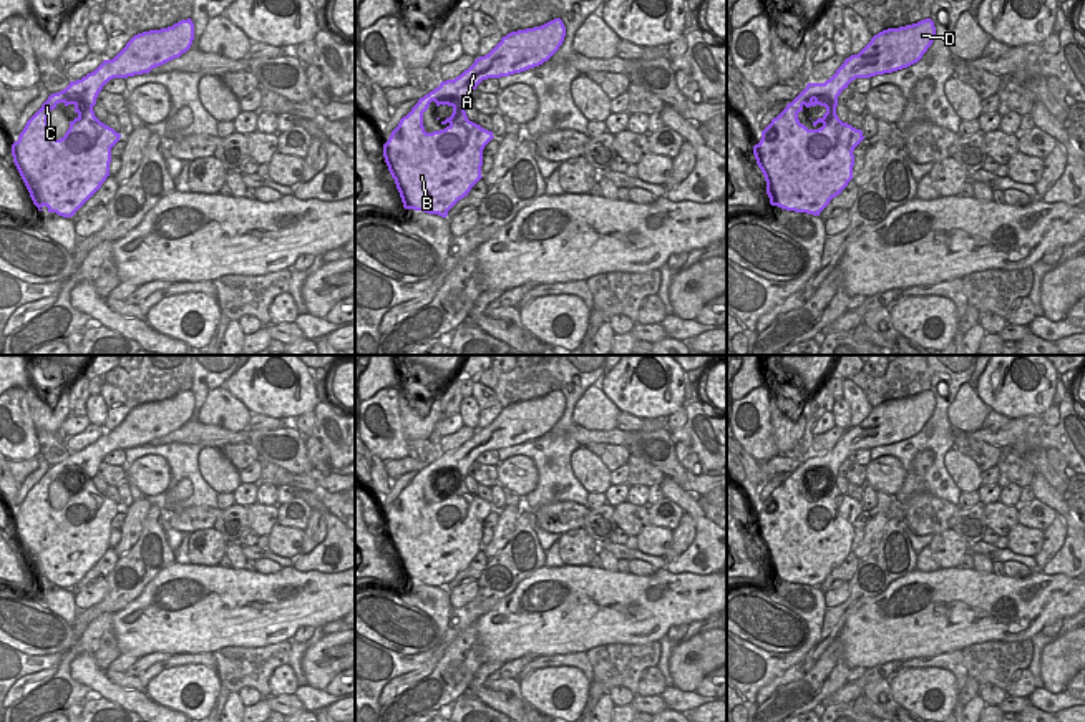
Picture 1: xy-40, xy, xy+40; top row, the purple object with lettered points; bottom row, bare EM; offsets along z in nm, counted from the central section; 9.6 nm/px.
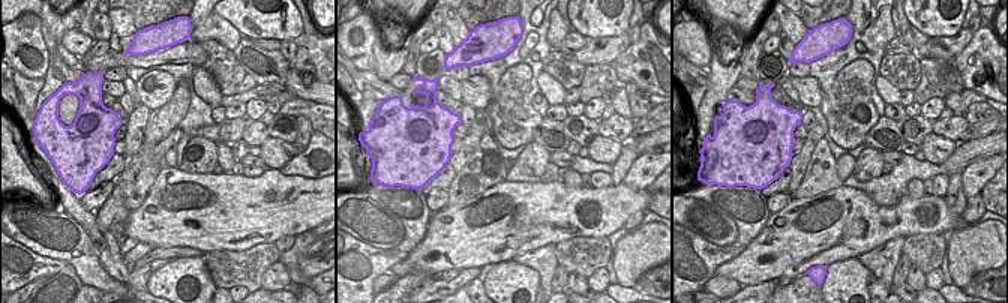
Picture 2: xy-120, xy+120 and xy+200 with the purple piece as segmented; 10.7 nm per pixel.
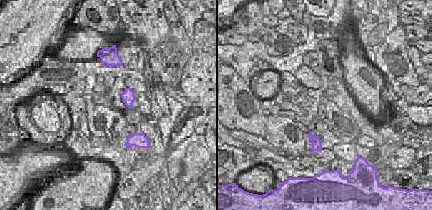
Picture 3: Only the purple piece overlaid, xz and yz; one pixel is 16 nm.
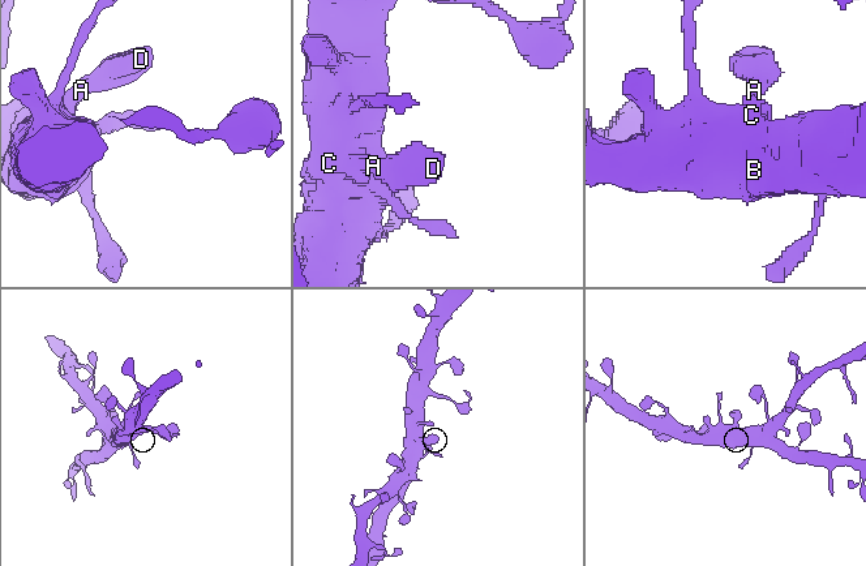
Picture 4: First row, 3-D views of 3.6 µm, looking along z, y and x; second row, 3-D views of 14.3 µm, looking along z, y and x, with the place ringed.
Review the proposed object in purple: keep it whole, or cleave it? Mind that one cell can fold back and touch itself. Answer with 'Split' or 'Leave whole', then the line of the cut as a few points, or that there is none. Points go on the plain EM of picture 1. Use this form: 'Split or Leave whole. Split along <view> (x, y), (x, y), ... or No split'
Leave whole. No split

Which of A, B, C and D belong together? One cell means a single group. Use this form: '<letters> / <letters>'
A B C D

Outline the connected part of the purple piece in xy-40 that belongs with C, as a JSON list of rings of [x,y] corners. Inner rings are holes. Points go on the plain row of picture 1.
[[[191,390],[168,400],[138,405],[113,432],[105,432],[95,443],[81,451],[70,453],[65,461],[48,468],[12,516],[13,534],[38,583],[46,578],[48,584],[71,589],[109,548],[111,520],[119,513],[121,506],[95,488],[93,478],[103,458],[113,450],[149,445],[153,440],[179,430],[191,420],[192,412],[194,395]],[[58,475],[73,476],[78,486],[70,493],[68,503],[60,511],[53,510],[48,501],[48,486]]]

